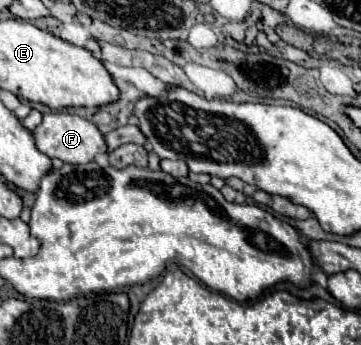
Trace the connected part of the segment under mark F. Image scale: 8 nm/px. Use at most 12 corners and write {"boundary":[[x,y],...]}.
{"boundary":[[44,114],[34,134],[48,158],[88,164],[108,152],[96,124]]}

